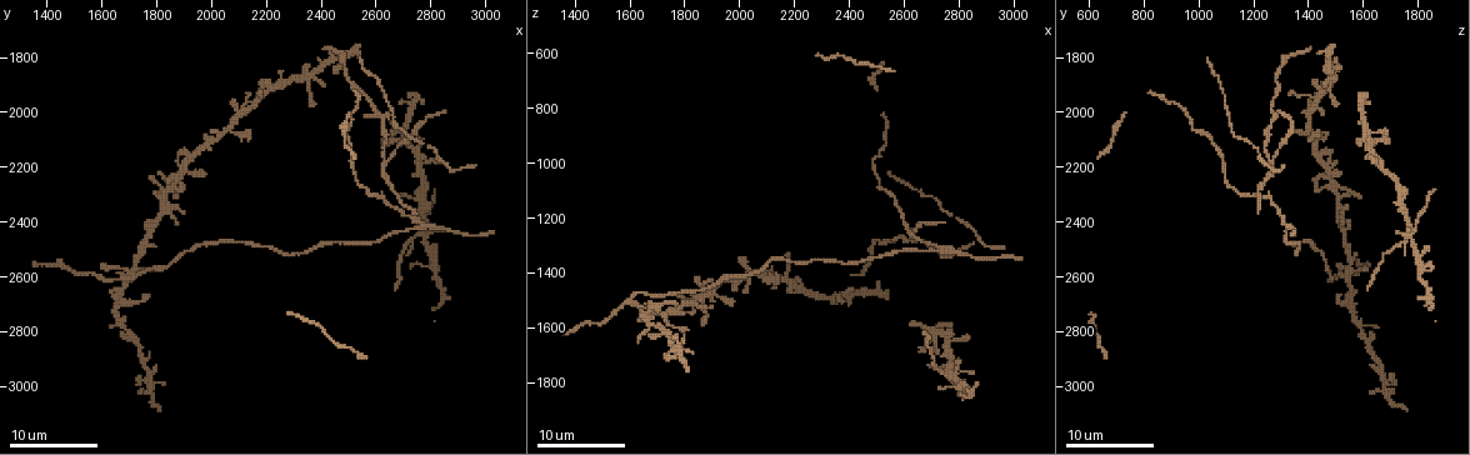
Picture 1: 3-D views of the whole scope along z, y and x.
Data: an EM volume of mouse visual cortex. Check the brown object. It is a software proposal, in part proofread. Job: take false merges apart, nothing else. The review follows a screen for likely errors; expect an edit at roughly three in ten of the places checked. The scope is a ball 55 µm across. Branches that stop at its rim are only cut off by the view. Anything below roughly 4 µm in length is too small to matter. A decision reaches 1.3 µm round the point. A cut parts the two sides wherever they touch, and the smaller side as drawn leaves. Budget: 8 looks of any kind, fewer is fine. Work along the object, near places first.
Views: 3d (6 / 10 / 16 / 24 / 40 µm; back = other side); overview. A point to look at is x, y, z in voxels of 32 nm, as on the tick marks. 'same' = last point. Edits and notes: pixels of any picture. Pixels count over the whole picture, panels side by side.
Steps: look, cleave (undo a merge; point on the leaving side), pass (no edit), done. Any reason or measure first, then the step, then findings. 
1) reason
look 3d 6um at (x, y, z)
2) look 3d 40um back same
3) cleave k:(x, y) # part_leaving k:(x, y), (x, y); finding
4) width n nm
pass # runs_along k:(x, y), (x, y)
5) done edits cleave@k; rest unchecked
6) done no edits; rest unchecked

three arms meet
look 3d 10um at (2770, 2410, 1310)

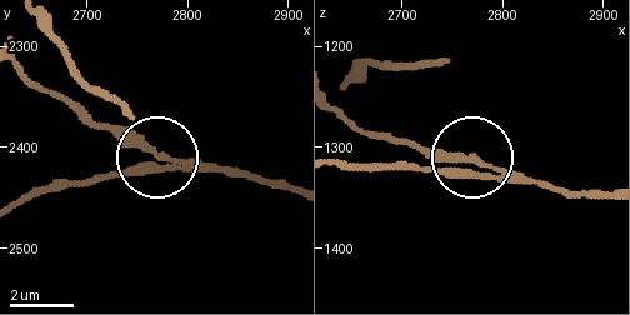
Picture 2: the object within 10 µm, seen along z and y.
pass # runs_along 2:(24, 200), (161, 158), (248, 173); one neuron here

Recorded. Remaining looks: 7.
thin arm on a thick one
look 3d 10um at (2760, 2440, 1770)

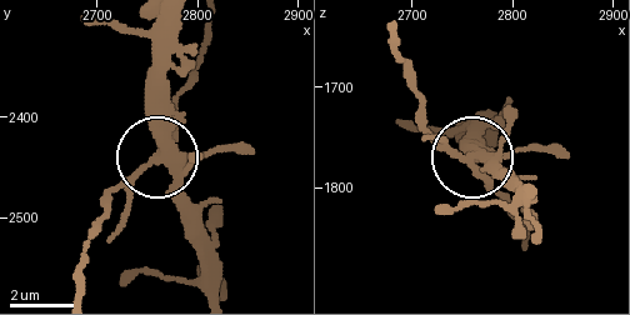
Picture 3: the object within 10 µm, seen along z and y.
arms 5
cleave 3:(116, 185) # part_leaving 3:(459, 160), (424, 123), (398, 34); a second neuron is stuck on

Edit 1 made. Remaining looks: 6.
four or more arms meet
look 3d 10um at (1910, 2220, 1480)

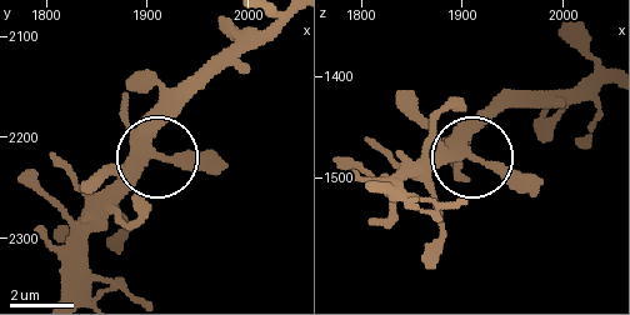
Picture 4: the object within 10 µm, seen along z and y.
look 3d 6um at (1920, 2222, 1486)

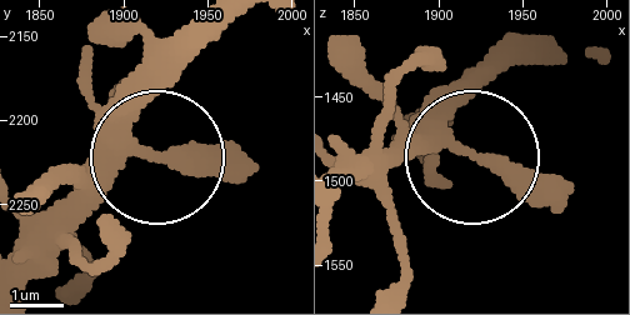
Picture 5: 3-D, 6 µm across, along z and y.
width 300 nm
pass # continuous, no second neuron

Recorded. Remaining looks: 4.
a fork
look 3d 10um at (2630, 2180, 1250)

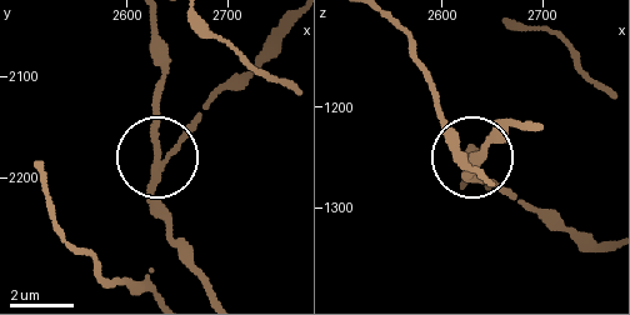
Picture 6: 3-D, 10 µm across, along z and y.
side_arm 22 um
cleave 6:(171, 221) # part_leaving 6:(158, 176), (158, 90), (165, 66), (158, 26); a second neuron is stuck on

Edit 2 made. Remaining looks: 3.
done edits cleave@3, cleave@6; rest unchecked

